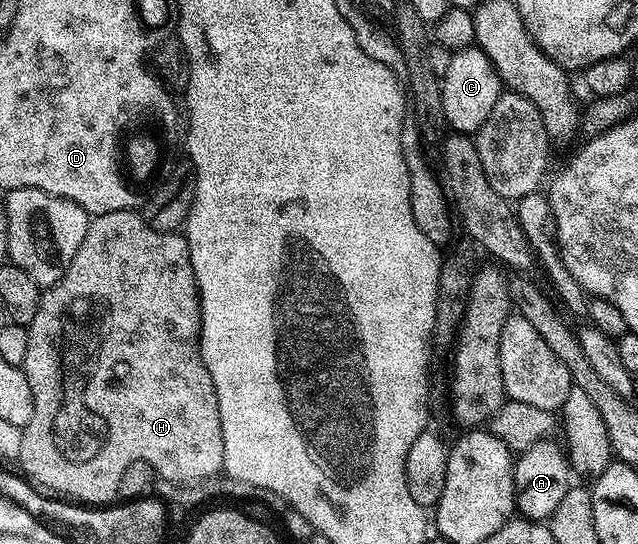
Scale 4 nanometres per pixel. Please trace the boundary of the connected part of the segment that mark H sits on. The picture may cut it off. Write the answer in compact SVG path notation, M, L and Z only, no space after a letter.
M135 210L92 215L87 221L85 238L77 254L73 254L73 262L69 262L62 278L40 295L37 314L33 314L33 322L27 328L29 350L25 350L25 362L21 367L29 378L29 390L33 390L33 418L29 418L29 422L22 428L23 437L17 459L22 475L40 489L83 506L110 505L119 496L121 474L129 462L149 462L156 477L169 479L170 482L190 482L220 475L225 458L225 438L221 434L221 410L217 406L215 383L201 358L200 330L199 287L193 274L186 235L153 230Z

